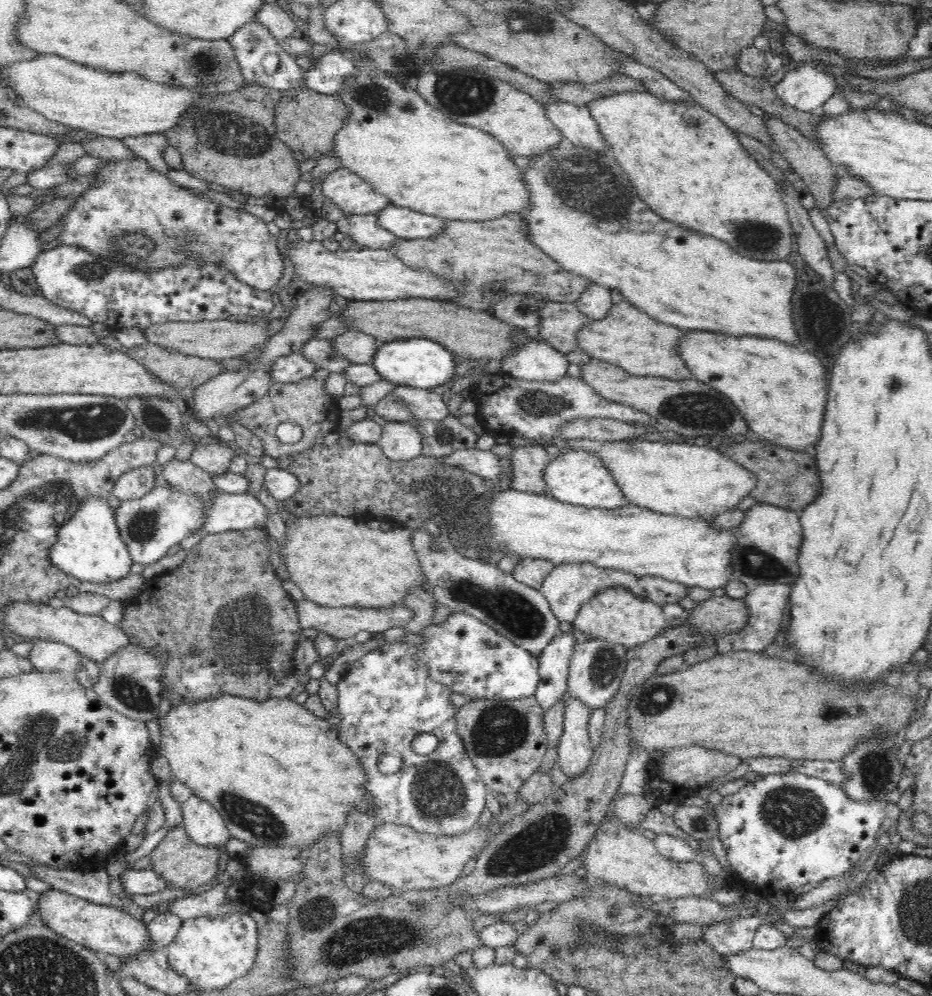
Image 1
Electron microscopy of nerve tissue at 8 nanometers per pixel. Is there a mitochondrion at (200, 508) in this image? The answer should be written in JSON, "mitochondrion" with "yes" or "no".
{"mitochondrion":"no"}

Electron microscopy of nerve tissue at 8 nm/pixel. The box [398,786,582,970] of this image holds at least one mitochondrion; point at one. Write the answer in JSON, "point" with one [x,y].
{"point":[533,847]}

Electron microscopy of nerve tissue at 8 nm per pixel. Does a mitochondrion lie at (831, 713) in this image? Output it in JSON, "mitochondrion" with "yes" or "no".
{"mitochondrion":"no"}

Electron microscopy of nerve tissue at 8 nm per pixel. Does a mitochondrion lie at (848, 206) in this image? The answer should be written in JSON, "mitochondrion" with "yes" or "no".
{"mitochondrion":"no"}

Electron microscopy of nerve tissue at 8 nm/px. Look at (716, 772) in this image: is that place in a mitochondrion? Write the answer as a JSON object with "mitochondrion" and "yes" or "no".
{"mitochondrion":"no"}

